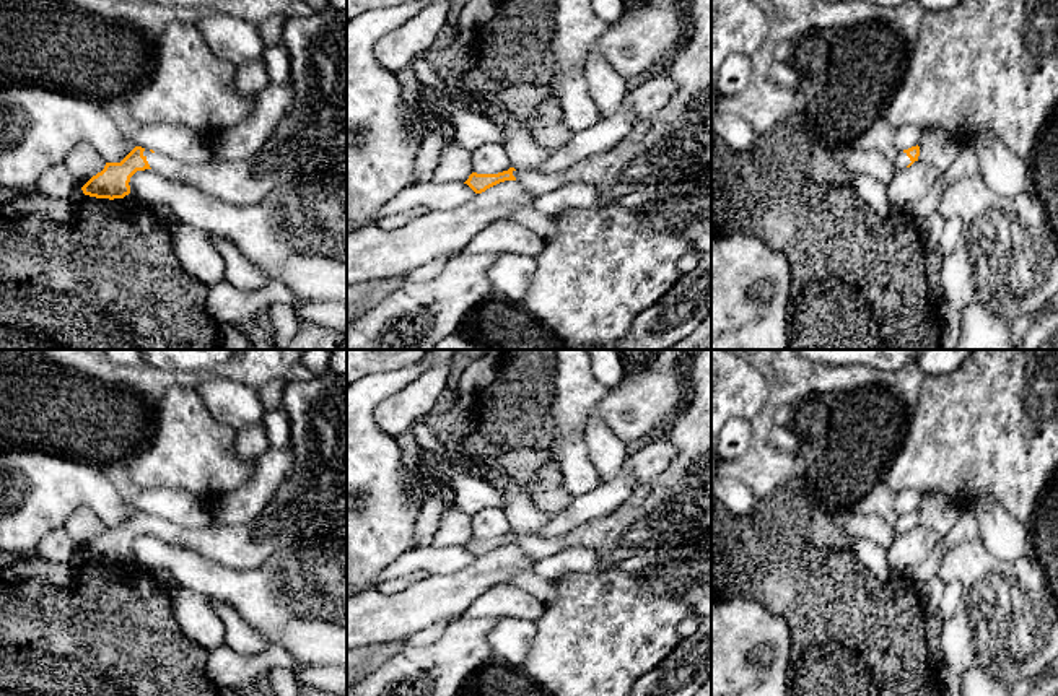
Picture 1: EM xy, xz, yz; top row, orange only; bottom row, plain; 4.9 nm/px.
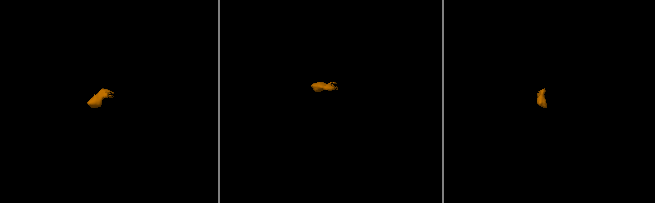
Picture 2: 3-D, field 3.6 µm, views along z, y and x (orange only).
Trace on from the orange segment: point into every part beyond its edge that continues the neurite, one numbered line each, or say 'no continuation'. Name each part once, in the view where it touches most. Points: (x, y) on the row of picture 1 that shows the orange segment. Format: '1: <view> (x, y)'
1: xy (311, 139)

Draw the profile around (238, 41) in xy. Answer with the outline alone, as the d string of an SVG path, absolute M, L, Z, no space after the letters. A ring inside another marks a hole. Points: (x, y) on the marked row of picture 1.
M213 13L194 21L208 49L220 59L239 68L264 59L267 42L259 26L225 13Z

